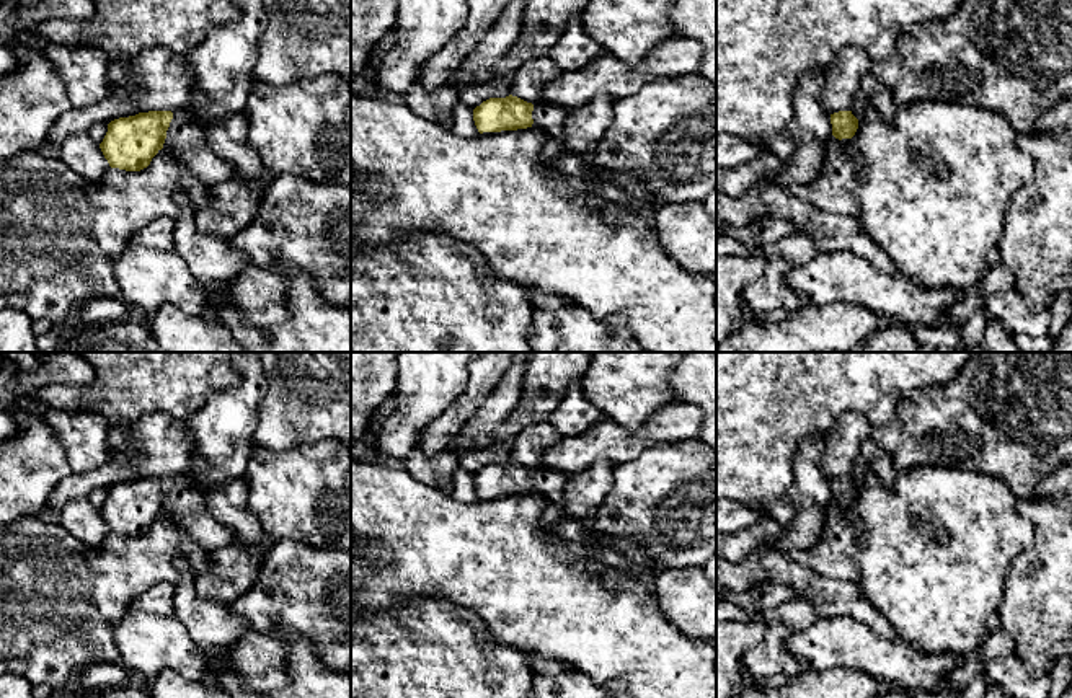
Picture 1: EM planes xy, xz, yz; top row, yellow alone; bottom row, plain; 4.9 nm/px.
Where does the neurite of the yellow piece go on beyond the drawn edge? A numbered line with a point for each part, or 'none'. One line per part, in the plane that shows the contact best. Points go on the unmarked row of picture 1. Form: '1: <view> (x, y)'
1: xy (185, 504)

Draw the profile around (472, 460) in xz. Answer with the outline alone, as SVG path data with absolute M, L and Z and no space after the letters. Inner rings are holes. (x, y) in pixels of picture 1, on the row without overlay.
M493 440L481 448L472 448L458 455L458 463L472 475L489 463L506 463L509 460L509 444L498 444Z

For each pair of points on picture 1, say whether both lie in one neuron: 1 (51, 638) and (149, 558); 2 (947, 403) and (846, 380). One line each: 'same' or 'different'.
1: same
2: different

